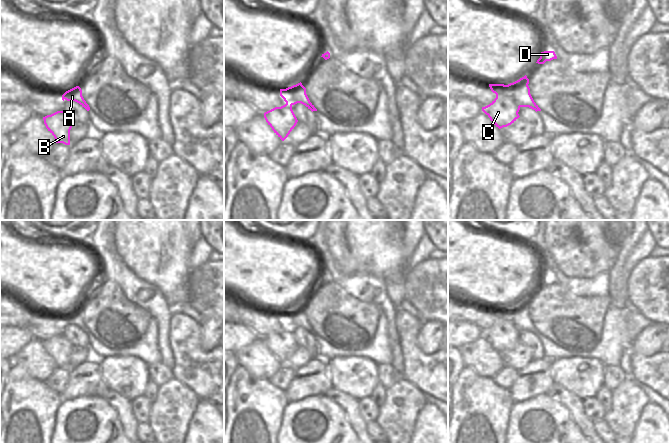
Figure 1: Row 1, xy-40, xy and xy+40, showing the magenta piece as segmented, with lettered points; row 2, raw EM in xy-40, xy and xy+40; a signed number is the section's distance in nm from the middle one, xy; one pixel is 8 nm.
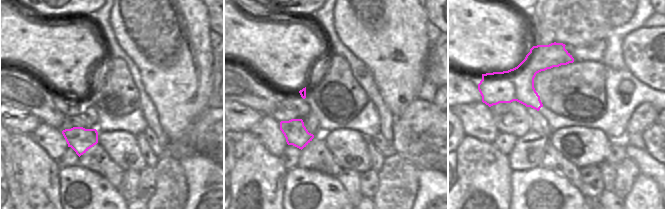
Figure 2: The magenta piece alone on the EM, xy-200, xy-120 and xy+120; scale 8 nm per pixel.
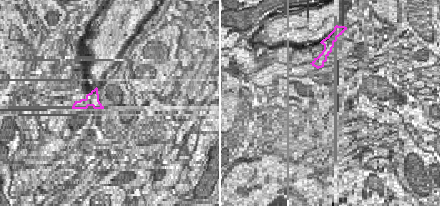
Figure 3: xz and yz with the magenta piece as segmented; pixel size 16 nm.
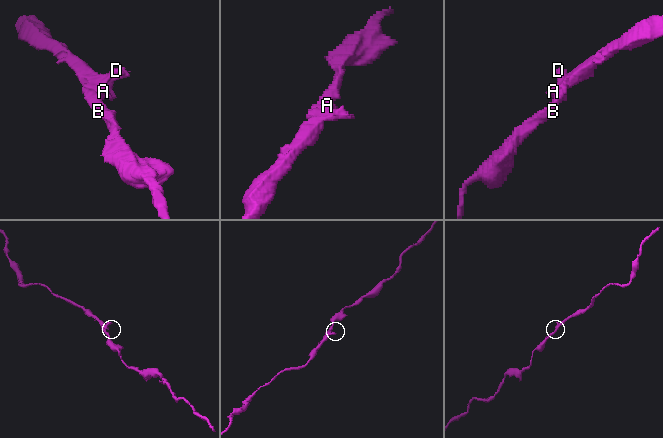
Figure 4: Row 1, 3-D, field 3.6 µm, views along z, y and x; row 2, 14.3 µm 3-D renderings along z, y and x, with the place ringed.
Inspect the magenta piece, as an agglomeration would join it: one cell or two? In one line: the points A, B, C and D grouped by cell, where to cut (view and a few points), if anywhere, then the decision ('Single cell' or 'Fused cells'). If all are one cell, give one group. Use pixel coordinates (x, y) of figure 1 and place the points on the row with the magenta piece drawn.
Groups: A B C D. No split. Single cell.

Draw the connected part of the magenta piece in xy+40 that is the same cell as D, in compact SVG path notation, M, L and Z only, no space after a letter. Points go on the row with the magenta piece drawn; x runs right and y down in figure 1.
M544 51L540 53L540 58L536 63L544 64L546 61L551 61L553 59L557 59L557 56L554 51Z

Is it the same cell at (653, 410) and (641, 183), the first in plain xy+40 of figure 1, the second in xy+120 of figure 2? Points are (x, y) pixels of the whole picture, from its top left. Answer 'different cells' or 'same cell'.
same cell

